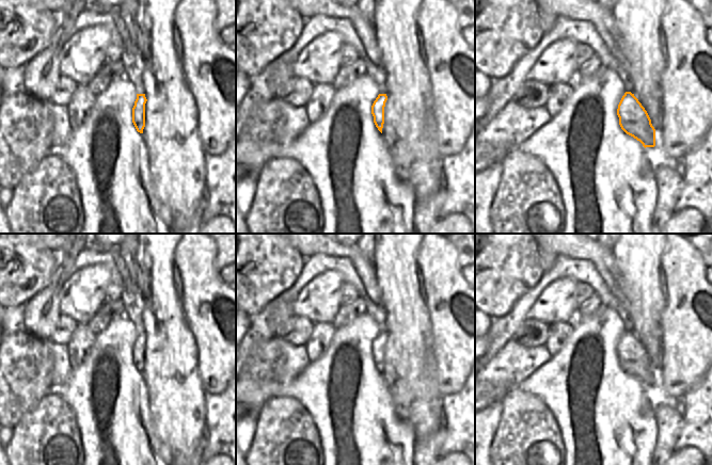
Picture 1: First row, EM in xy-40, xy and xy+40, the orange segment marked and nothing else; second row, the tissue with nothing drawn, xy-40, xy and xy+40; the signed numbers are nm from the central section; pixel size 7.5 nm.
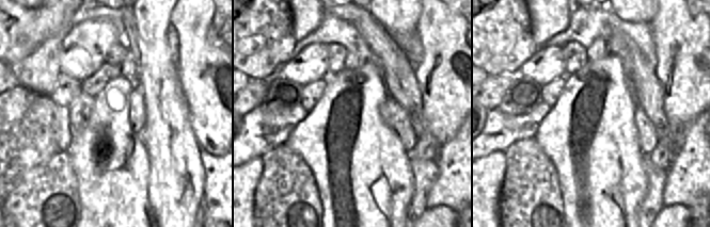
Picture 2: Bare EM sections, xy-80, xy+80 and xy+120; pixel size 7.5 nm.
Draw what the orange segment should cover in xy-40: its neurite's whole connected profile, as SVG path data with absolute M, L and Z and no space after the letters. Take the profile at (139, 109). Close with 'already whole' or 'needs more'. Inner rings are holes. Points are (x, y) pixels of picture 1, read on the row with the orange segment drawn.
M137 94L137 99L132 108L132 123L138 132L143 133L145 127L145 94Z; already whole

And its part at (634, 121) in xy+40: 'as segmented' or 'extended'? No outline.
as segmented

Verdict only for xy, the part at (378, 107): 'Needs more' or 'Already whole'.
Already whole

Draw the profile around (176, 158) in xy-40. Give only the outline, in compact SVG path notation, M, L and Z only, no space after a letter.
M139 0L137 10L137 46L143 59L143 86L145 89L145 127L143 140L149 153L149 170L160 202L171 212L173 234L181 234L193 218L205 195L205 153L196 127L196 106L186 84L181 63L173 44L175 10L180 0Z

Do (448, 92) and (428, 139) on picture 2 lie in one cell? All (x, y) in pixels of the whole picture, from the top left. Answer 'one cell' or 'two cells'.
one cell

